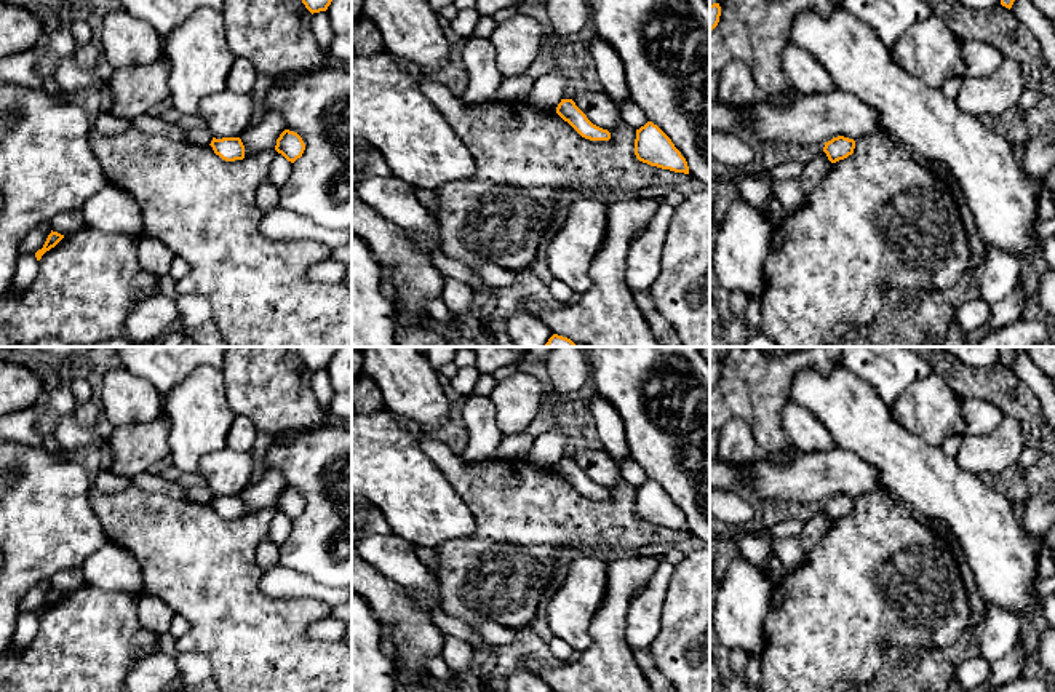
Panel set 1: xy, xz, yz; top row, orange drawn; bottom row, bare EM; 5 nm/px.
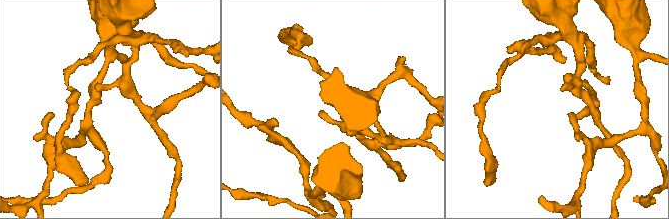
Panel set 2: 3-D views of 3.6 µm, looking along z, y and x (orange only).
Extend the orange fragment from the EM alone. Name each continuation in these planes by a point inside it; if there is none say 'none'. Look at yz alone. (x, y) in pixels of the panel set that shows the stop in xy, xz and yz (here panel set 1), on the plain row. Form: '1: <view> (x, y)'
none

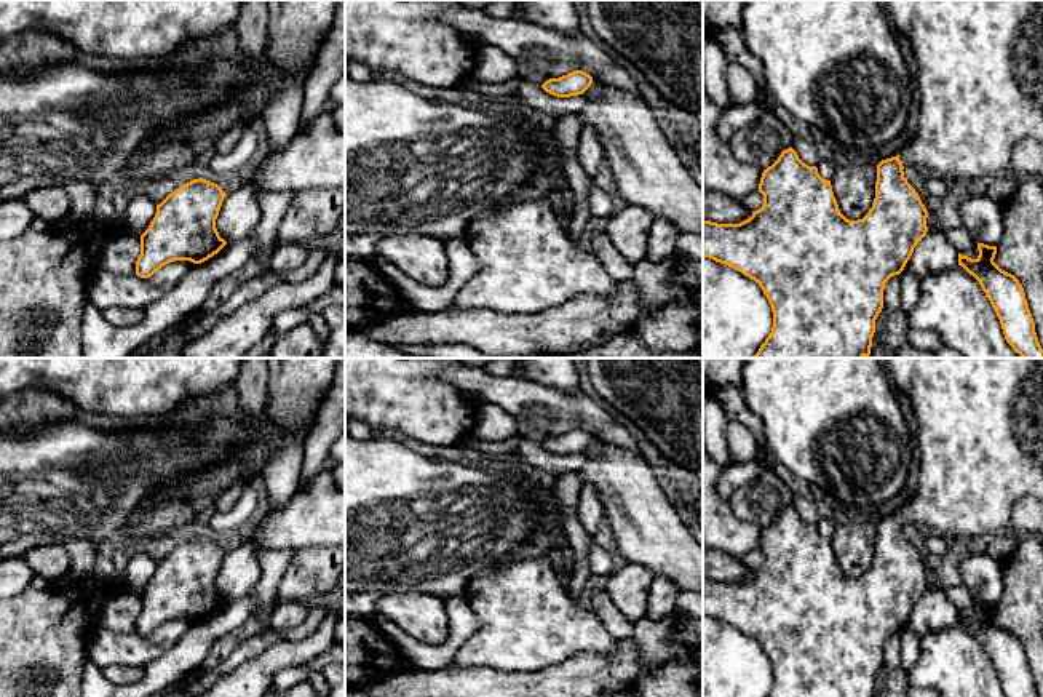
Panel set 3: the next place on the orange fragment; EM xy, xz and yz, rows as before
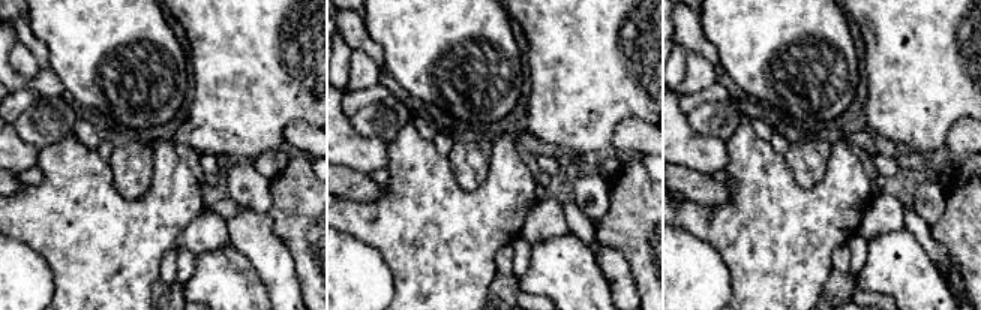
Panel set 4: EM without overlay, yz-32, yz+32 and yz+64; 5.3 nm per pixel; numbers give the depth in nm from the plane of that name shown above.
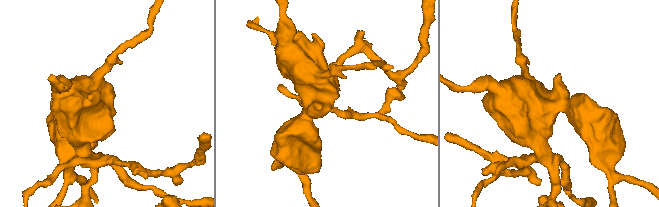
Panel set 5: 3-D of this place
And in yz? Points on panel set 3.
1: yz (979, 421)

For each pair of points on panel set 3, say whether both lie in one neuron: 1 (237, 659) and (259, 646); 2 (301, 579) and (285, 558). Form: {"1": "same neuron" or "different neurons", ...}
{"1": "same neuron", "2": "different neurons"}

